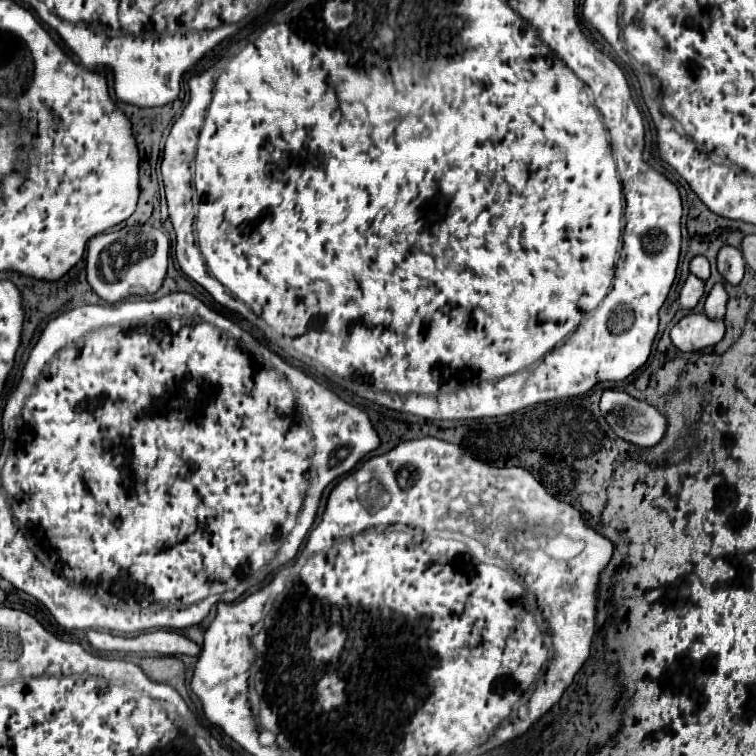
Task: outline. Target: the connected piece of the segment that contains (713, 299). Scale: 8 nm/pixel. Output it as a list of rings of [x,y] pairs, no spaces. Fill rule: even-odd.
[[[715,283],[713,289],[709,291],[707,299],[705,299],[705,313],[709,317],[723,317],[725,315],[725,307],[727,307],[727,291],[725,291],[725,285],[723,283]]]

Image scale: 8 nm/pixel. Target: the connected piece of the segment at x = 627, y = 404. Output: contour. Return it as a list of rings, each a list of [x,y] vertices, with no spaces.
[[[613,389],[603,391],[601,401],[599,401],[599,409],[601,409],[601,415],[605,417],[605,421],[615,431],[615,435],[619,439],[631,443],[631,445],[655,447],[667,433],[667,417],[659,409],[655,409],[653,405],[649,405],[645,401],[639,401],[639,399],[635,399],[627,393],[613,391]]]

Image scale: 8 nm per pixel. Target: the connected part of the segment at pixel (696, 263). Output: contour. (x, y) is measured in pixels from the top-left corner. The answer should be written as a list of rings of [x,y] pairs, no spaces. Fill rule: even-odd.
[[[703,255],[693,257],[693,259],[691,259],[691,263],[689,263],[689,269],[691,269],[691,273],[693,273],[693,275],[697,275],[697,277],[699,277],[699,279],[703,279],[703,281],[707,281],[707,279],[709,279],[709,275],[711,275],[709,261],[707,261]]]

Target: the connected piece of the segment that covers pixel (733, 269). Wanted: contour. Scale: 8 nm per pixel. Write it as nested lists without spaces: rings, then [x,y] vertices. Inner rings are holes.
[[[721,247],[717,255],[717,269],[727,283],[737,285],[745,275],[745,261],[741,251],[735,247]]]

